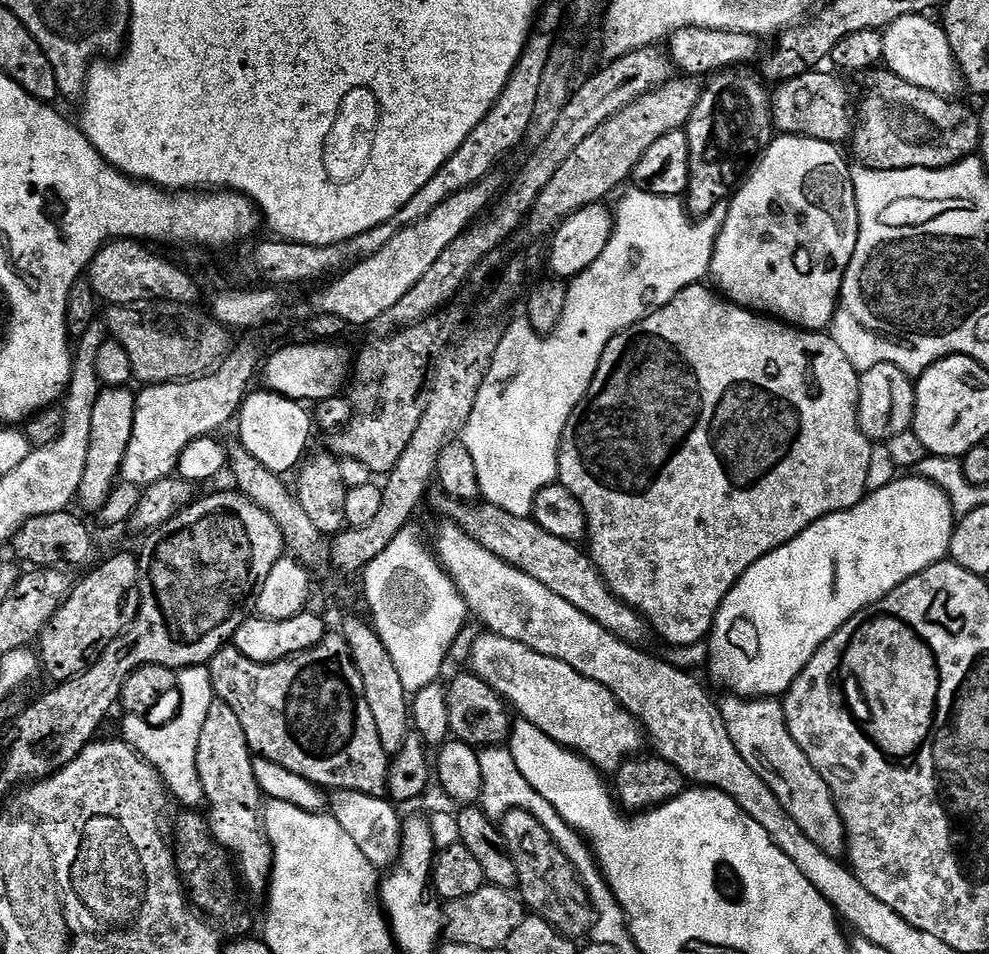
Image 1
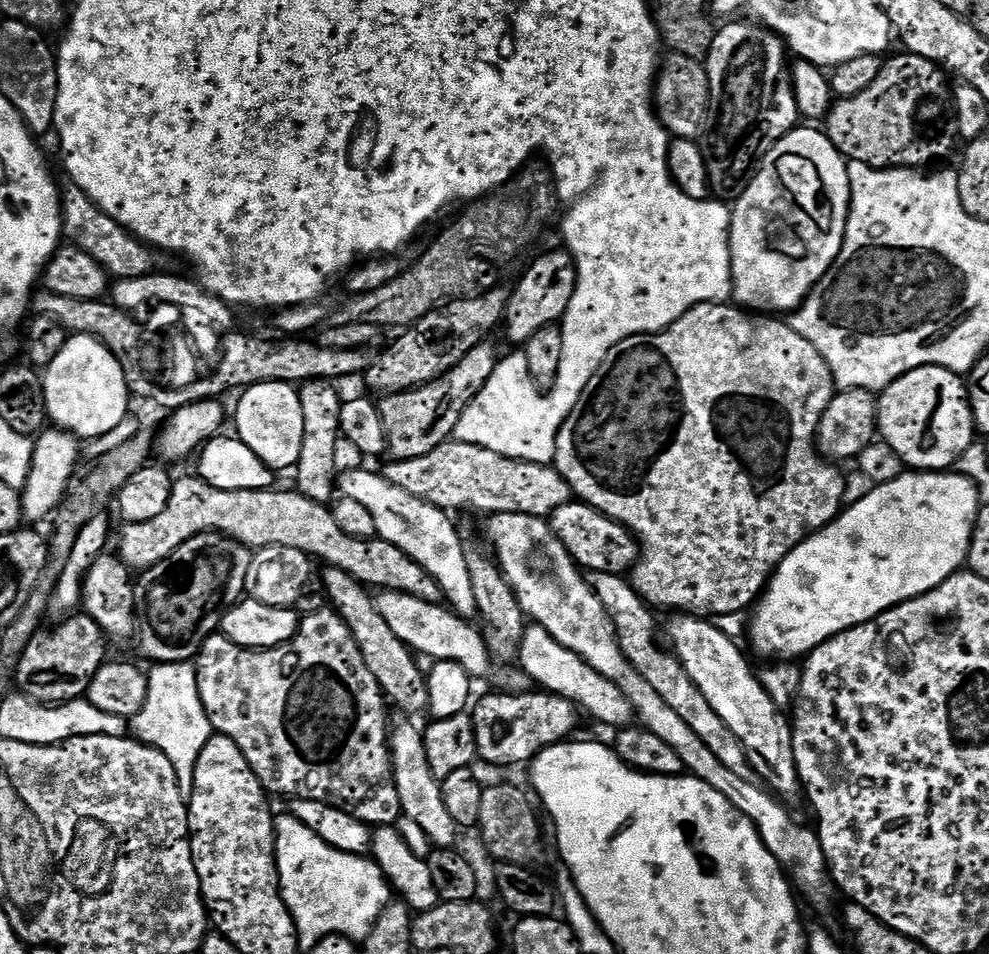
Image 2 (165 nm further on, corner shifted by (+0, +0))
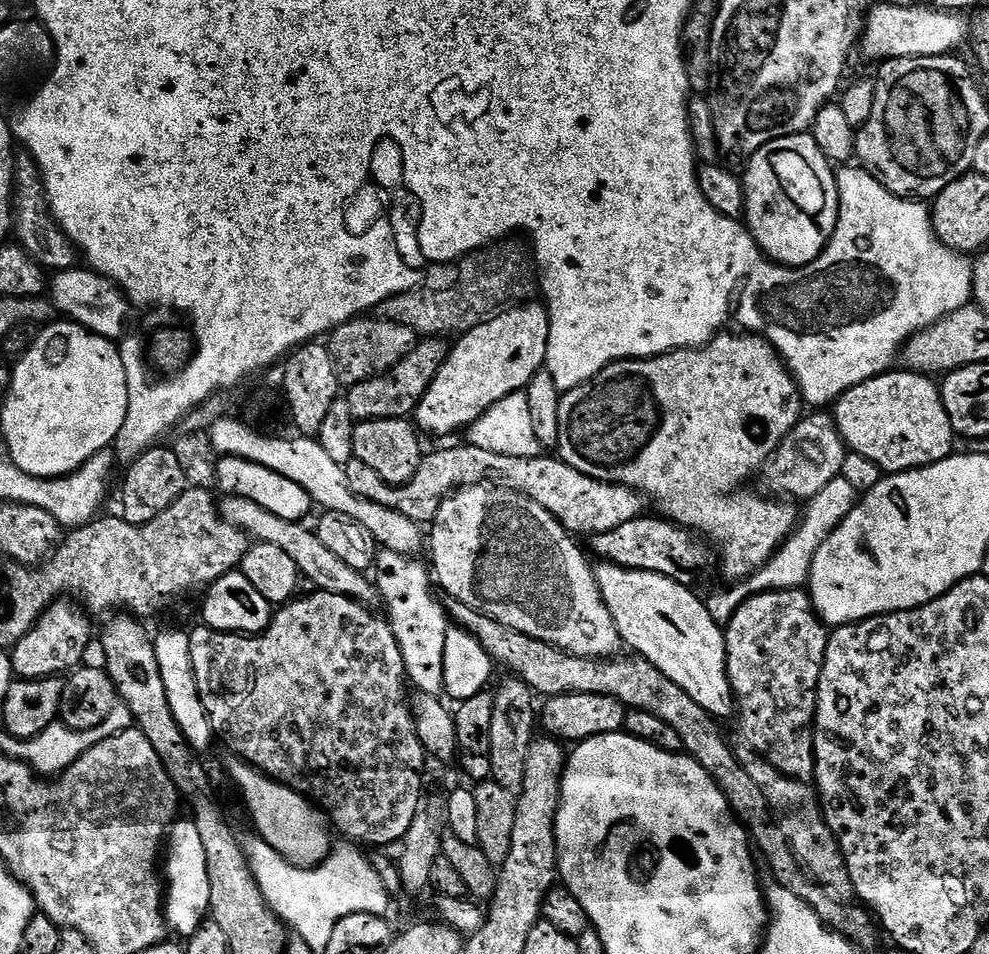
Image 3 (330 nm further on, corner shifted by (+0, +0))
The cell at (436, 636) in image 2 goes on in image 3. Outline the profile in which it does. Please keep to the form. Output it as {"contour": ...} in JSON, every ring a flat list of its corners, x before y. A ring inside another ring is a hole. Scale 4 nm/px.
{"contour":[[231,495,220,504,220,515,235,528,242,529,253,541,279,546,282,550,286,550,286,554,290,554,290,558,294,558,301,577,307,583,309,580,310,583,316,584,312,586,315,586,319,591,349,596,351,600,358,600,369,606,377,603,378,593,375,583,365,573,346,566,346,562,342,562,342,558,330,554,330,550,326,550,326,546,322,546,322,542,311,527,303,528,305,526,303,523,284,521,277,514,272,514,262,506,255,505,246,497]]}

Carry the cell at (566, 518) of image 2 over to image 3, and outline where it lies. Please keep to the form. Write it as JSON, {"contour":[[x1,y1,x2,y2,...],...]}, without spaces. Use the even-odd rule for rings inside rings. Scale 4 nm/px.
{"contour":[[645,514,637,520,622,522,622,526,617,526,615,530,595,533,590,543,601,561,639,572,662,574,679,584,695,585,695,580,708,568,709,545,689,529,673,524,667,518,659,519]]}

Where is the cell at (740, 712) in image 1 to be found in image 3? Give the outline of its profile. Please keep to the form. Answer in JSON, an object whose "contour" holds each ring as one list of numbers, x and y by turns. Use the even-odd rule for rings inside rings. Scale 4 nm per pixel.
{"contour":[[607,562,597,563,594,571,621,641,658,666,670,682,682,686,702,710,717,718,725,718,731,712,733,715,734,697,728,680,724,628,710,618,707,603,699,600,689,585,674,582,662,574,639,572]]}

